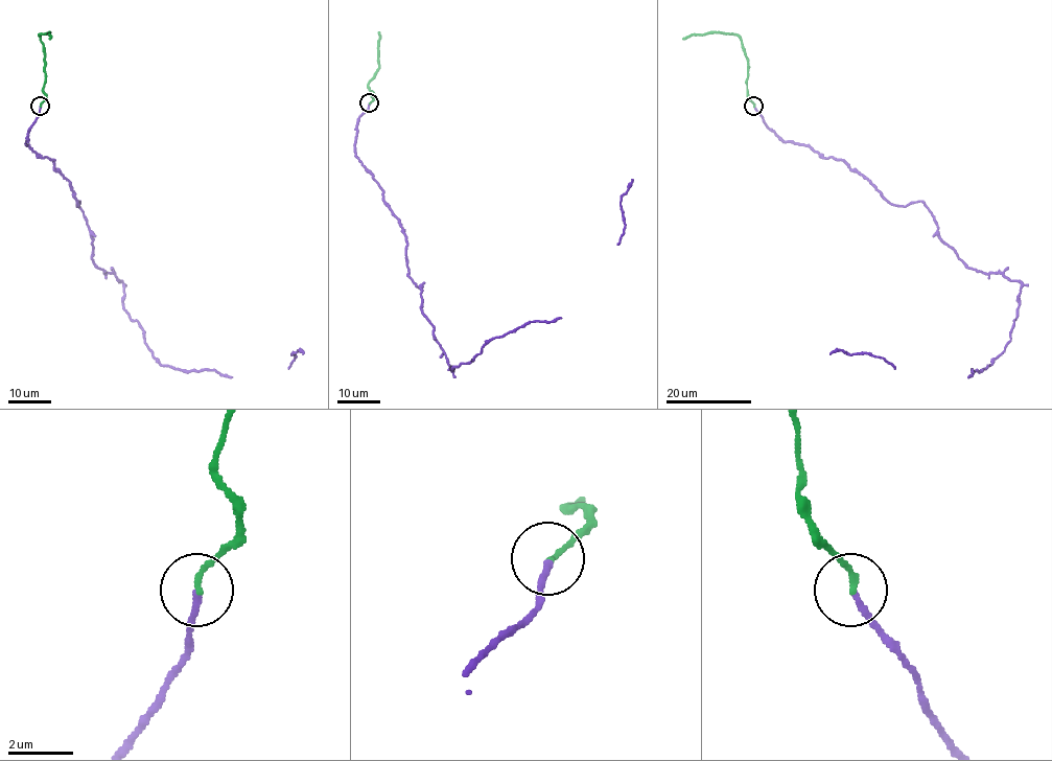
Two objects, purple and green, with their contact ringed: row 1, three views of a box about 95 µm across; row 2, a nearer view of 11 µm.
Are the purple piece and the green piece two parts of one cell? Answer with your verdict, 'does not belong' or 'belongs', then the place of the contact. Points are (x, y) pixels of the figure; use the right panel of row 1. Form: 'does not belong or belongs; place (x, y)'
belongs; place (753, 106)

